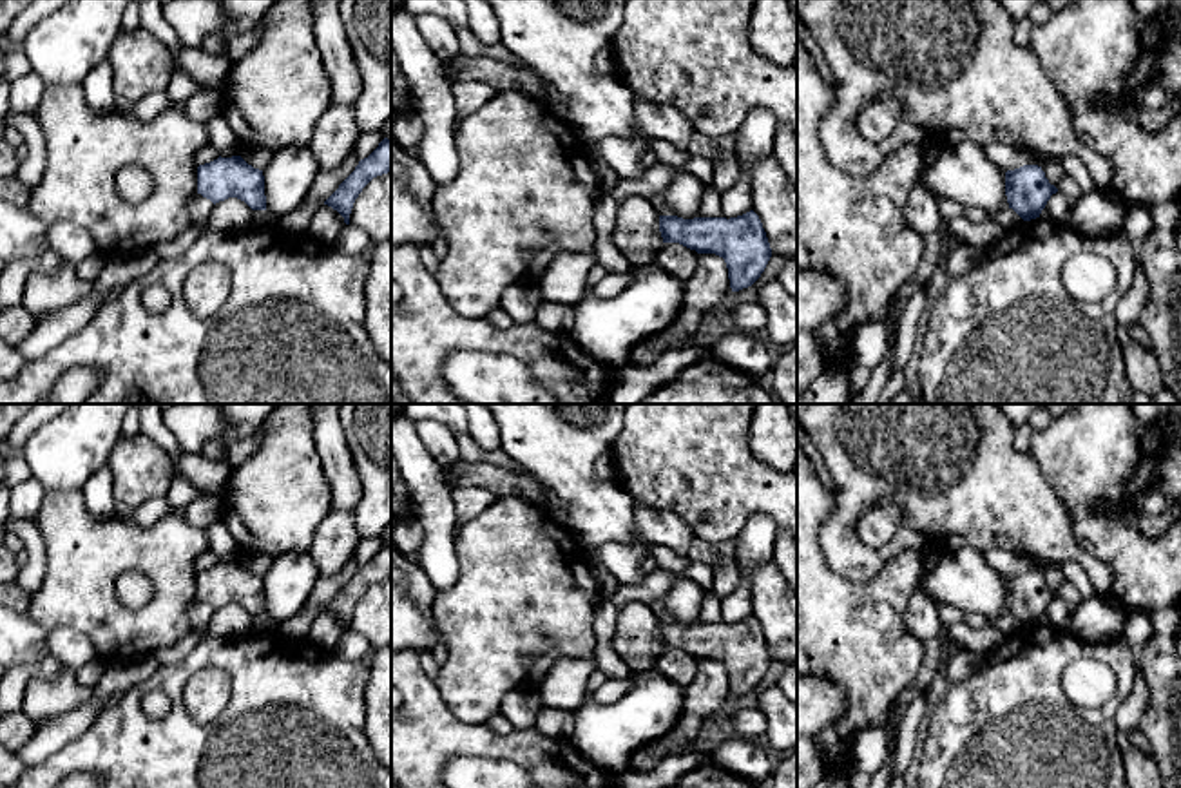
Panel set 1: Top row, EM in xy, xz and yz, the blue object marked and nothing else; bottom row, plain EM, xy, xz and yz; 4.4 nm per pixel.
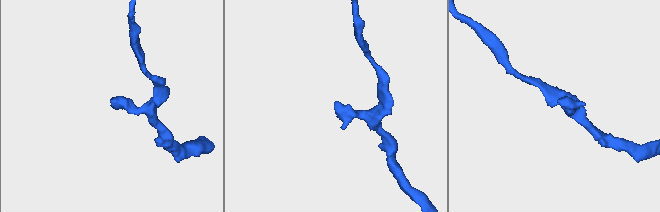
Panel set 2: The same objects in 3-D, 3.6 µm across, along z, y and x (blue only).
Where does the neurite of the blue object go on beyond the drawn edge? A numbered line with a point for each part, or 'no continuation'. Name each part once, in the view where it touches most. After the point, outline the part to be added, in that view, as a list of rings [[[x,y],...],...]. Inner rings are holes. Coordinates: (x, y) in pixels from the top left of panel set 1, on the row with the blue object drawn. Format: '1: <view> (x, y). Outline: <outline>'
no continuation

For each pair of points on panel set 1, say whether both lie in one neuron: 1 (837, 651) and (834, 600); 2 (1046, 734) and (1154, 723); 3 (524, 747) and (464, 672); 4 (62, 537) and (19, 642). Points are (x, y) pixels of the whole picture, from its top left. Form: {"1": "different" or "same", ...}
{"1": "same", "2": "different", "3": "different", "4": "different"}

